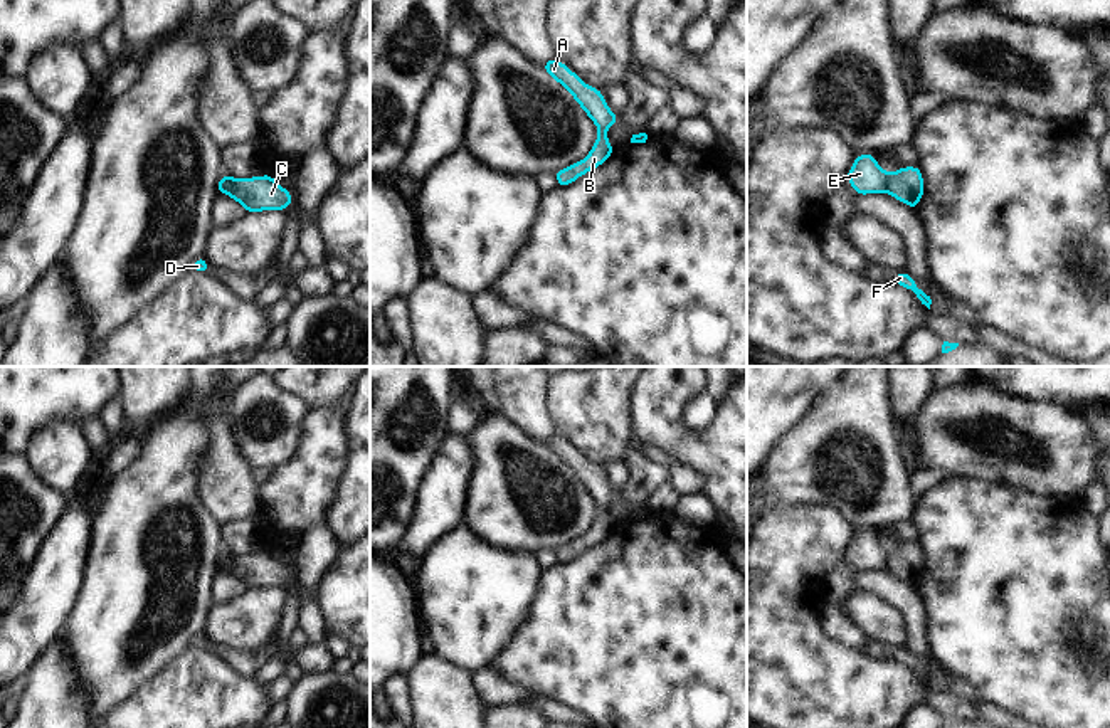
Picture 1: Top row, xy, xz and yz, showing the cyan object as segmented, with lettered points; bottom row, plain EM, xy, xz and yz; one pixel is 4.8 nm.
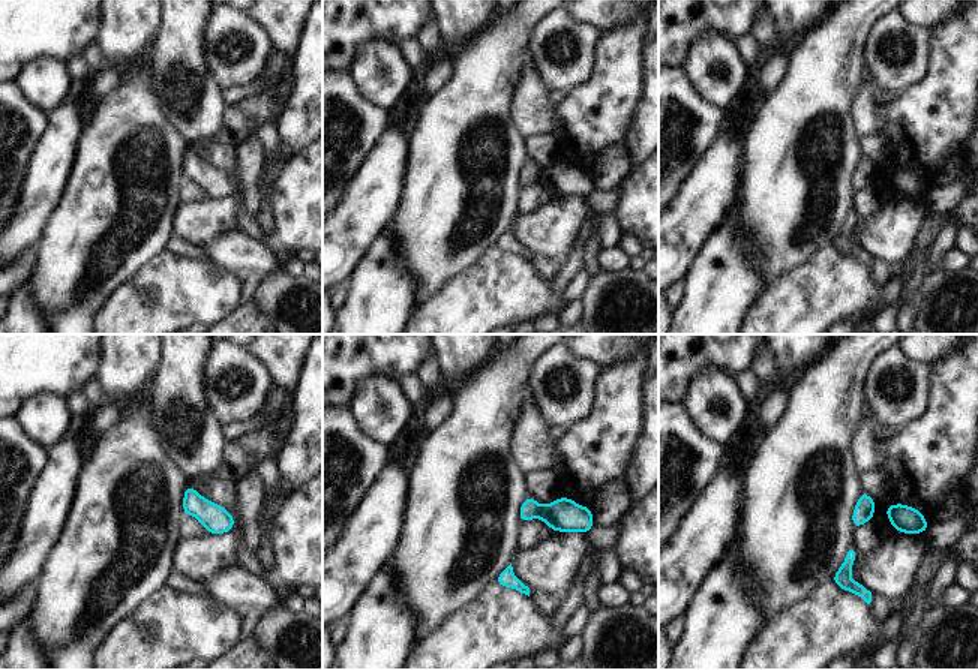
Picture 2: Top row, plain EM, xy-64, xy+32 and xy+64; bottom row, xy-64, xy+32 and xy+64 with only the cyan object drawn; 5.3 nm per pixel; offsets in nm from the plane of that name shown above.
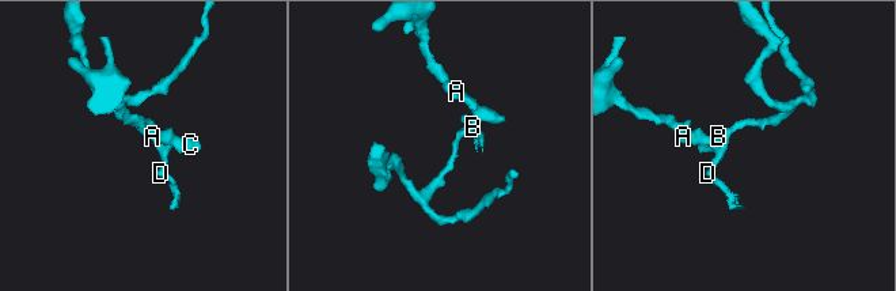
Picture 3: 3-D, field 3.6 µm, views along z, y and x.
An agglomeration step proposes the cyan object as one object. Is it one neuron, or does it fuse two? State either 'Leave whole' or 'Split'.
Split.

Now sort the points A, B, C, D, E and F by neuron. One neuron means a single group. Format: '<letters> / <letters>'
A C E / B D F

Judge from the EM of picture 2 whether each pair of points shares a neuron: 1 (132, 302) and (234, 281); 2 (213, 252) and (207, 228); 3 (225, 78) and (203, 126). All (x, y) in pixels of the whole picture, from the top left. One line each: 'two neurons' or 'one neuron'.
1: one neuron
2: two neurons
3: two neurons

